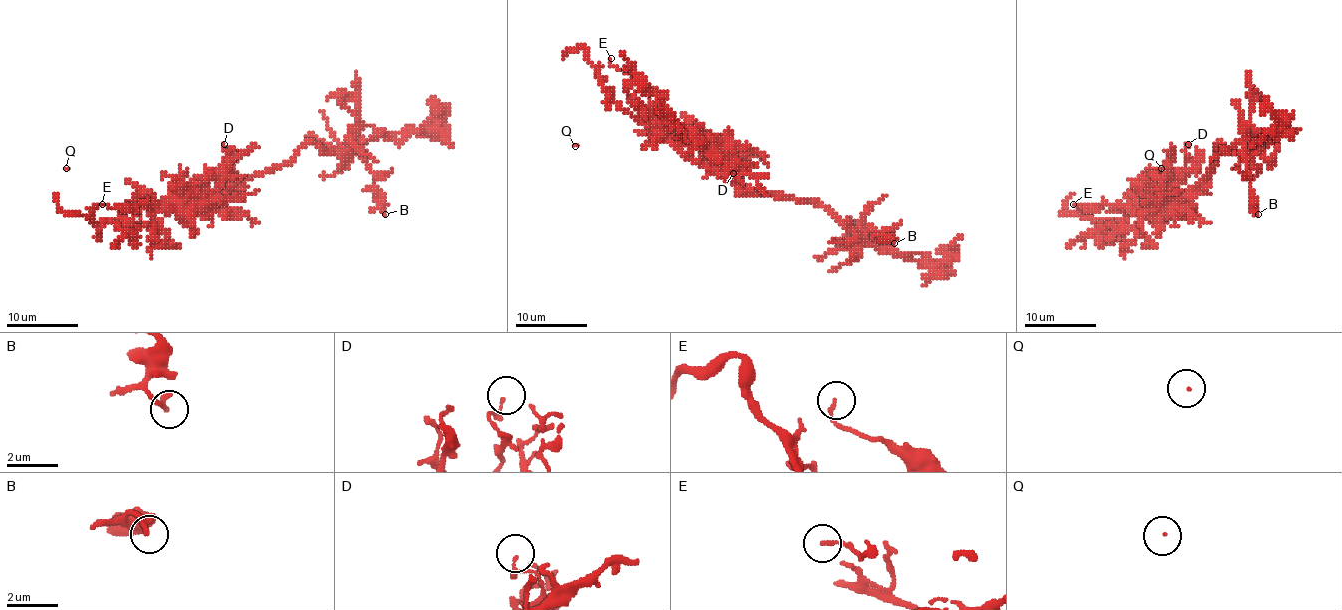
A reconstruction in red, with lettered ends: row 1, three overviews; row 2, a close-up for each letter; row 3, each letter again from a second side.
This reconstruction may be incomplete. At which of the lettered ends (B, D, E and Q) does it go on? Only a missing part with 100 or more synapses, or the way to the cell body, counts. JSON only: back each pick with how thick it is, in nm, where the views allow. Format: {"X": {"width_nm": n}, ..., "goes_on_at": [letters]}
{"Q": {"width_nm": 50}, "goes_on_at": ["Q"]}

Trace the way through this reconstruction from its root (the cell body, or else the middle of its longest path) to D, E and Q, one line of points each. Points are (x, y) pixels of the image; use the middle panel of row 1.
D: (747, 187), (736, 182), (718, 162), (731, 171), (740, 169), (736, 168), (733, 173)
E: (747, 187), (736, 182), (709, 157), (677, 141), (659, 117), (656, 92), (614, 67), (609, 62), (611, 58)
Q: (747, 187), (693, 146), (674, 139), (659, 125), (652, 125), (647, 135), (634, 130), (575, 146)

